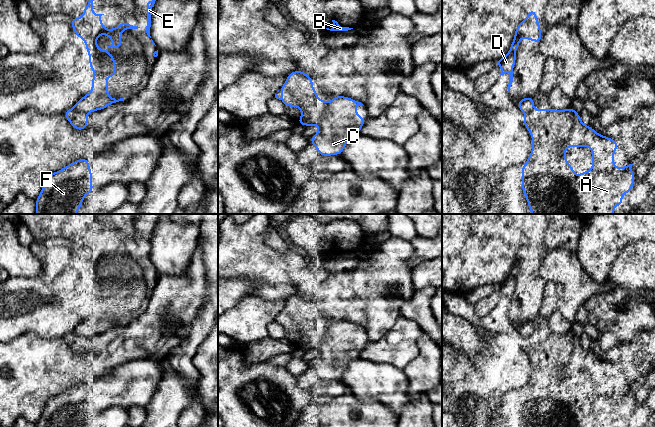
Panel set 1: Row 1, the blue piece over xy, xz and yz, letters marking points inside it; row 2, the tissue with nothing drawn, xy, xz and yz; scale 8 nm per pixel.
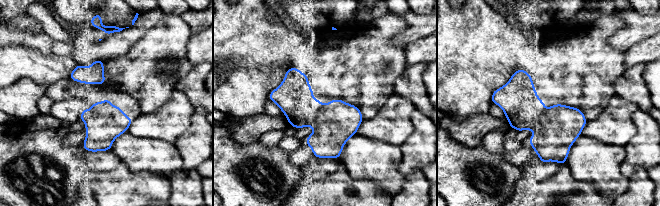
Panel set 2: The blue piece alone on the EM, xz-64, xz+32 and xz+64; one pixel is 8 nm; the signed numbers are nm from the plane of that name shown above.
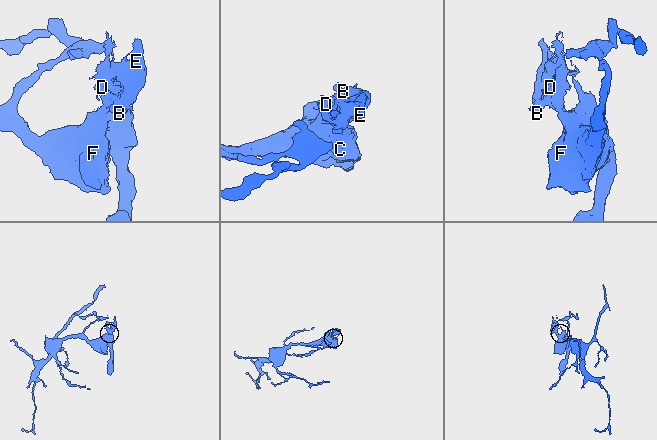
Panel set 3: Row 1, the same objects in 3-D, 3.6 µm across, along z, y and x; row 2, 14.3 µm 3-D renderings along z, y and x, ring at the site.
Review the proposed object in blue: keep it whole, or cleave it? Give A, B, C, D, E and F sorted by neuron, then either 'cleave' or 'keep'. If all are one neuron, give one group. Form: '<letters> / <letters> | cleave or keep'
A F / B C D E | cleave

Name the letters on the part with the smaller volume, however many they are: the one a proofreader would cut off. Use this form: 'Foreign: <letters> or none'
Foreign: B, C, D, E

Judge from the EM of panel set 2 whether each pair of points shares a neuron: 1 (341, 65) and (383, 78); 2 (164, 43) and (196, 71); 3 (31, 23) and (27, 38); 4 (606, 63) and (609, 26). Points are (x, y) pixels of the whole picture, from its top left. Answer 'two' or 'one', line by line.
1: one
2: two
3: two
4: one

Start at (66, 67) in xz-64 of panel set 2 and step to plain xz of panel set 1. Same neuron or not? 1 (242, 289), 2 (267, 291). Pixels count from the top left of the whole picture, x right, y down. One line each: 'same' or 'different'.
1: same
2: same

